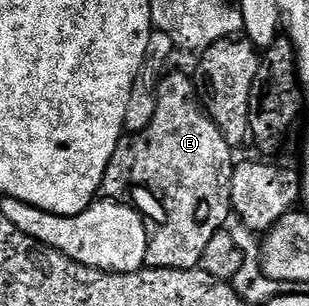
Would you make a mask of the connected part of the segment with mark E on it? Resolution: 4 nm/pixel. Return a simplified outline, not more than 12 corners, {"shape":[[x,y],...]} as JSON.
{"shape":[[192,76],[159,80],[99,186],[194,271],[233,215],[237,159]]}

